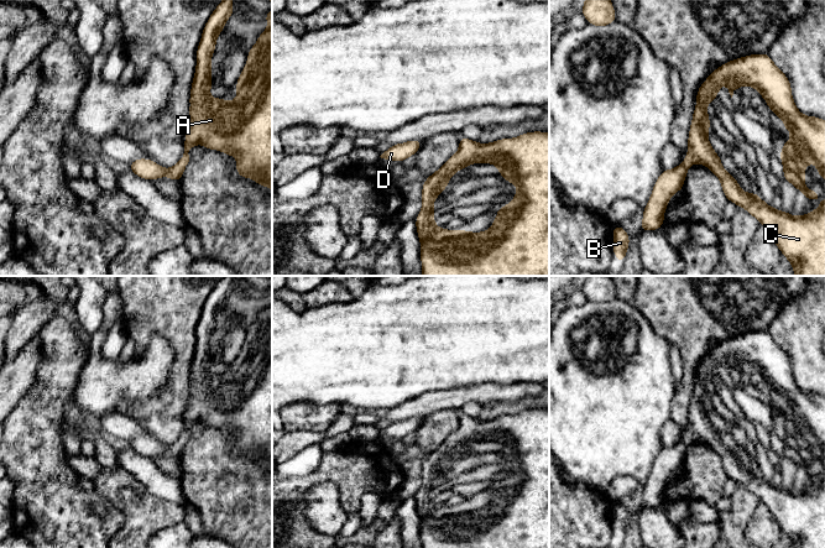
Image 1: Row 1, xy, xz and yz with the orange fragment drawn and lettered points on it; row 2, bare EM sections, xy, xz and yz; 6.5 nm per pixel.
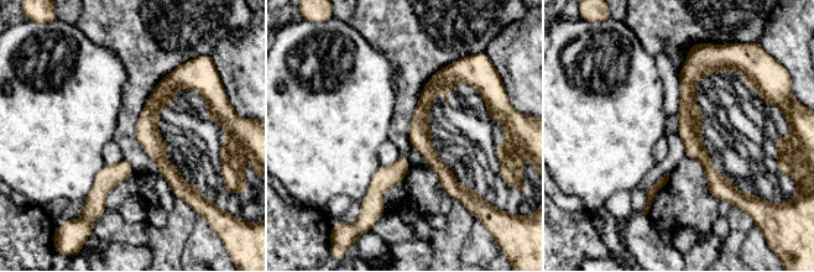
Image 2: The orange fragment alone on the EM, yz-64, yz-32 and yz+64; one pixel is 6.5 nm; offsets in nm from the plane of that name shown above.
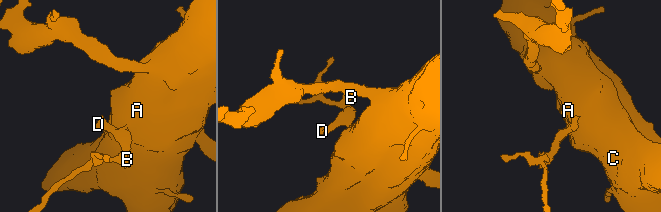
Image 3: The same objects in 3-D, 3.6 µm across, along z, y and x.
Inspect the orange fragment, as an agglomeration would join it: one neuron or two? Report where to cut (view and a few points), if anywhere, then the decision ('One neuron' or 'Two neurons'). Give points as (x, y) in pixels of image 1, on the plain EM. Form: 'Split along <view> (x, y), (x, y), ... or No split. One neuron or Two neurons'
No split. One neuron

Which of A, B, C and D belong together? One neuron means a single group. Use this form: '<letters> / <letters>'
A B C D

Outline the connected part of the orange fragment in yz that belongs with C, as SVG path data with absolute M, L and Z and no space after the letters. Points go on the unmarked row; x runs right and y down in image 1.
M768 330L750 332L717 344L701 360L689 407L688 432L679 443L663 447L657 455L643 486L639 508L662 505L670 474L684 465L689 444L701 440L720 456L726 476L742 484L768 507L793 548L825 548L825 476L818 486L800 494L777 487L766 481L761 473L745 470L737 456L722 444L721 434L709 419L707 408L711 405L706 381L717 375L721 359L727 362L731 375L741 362L754 365L772 391L784 397L782 403L789 407L793 414L780 426L783 456L801 469L805 477L820 476L818 468L805 464L805 442L815 440L818 450L825 458L825 397L806 393L798 387L788 354Z

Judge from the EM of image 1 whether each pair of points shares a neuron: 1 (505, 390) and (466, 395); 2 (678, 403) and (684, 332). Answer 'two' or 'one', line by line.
1: one
2: one

